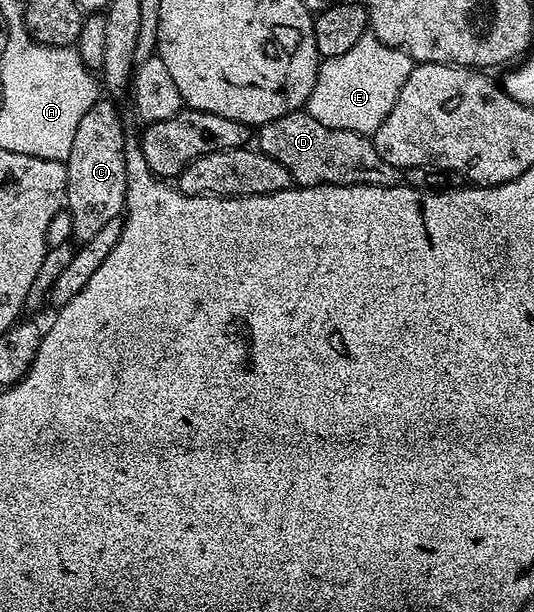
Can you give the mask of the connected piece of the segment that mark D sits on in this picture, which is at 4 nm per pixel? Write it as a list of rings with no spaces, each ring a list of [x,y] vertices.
[[[307,111],[282,115],[270,123],[259,126],[254,133],[254,145],[261,153],[278,159],[290,171],[297,186],[309,185],[373,185],[390,187],[397,184],[398,171],[382,155],[378,155],[371,136],[354,131],[327,129]]]

